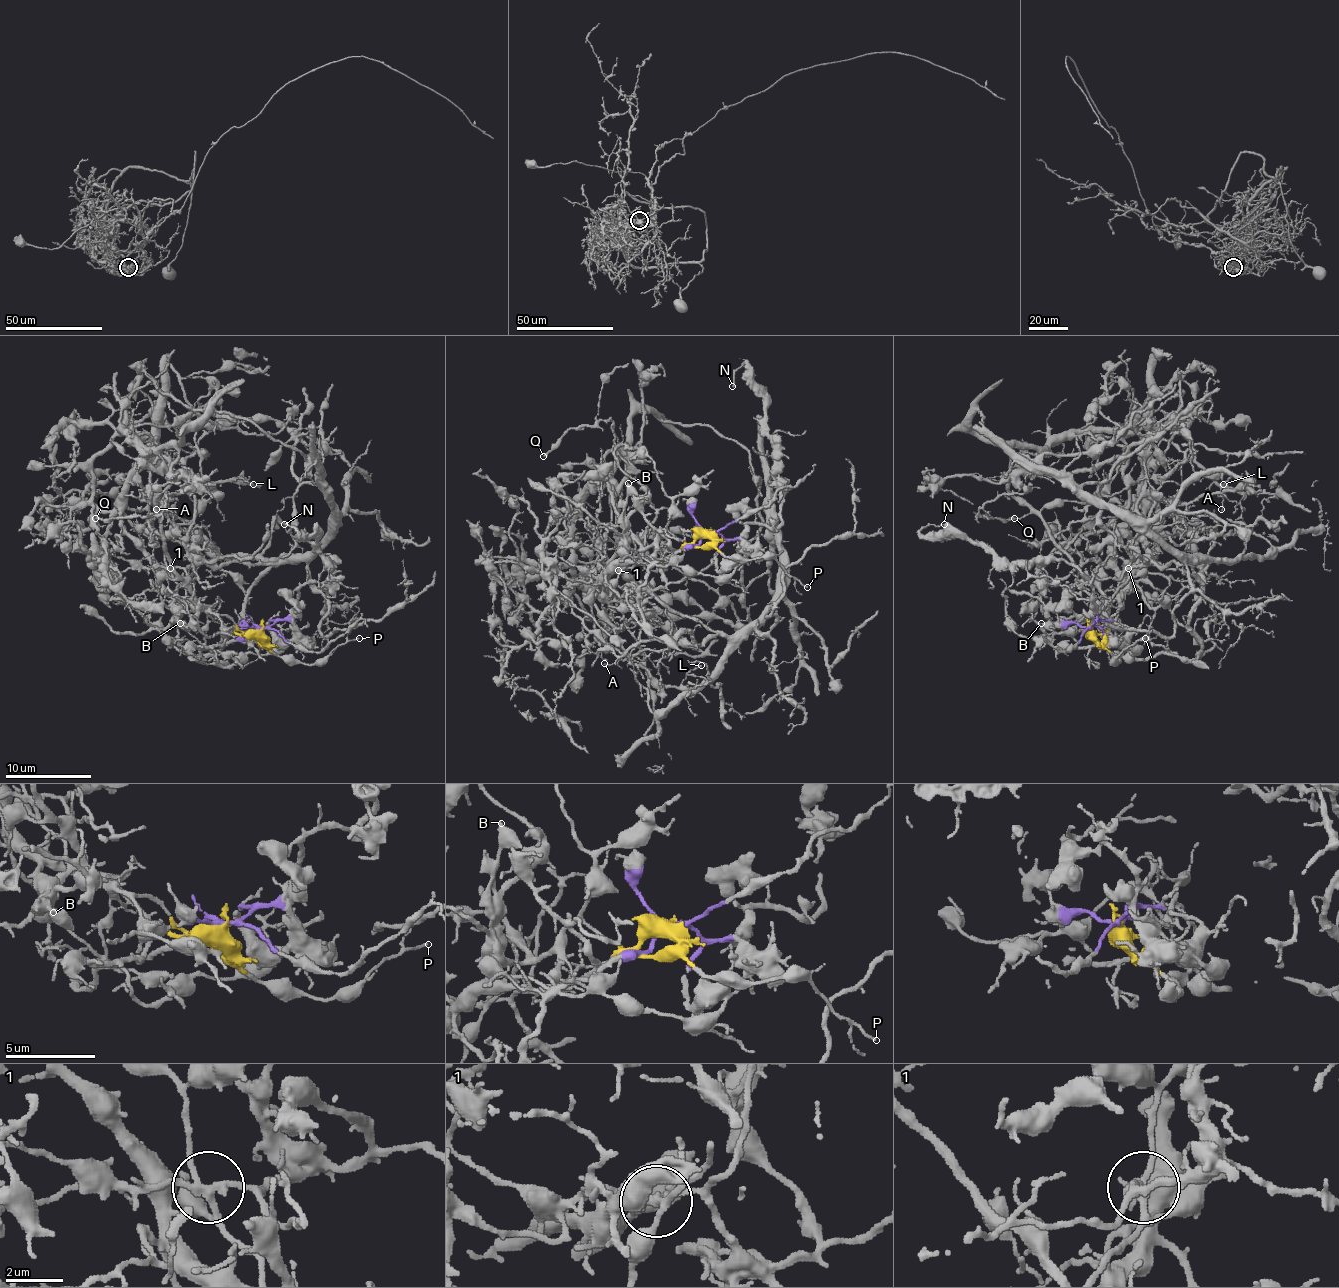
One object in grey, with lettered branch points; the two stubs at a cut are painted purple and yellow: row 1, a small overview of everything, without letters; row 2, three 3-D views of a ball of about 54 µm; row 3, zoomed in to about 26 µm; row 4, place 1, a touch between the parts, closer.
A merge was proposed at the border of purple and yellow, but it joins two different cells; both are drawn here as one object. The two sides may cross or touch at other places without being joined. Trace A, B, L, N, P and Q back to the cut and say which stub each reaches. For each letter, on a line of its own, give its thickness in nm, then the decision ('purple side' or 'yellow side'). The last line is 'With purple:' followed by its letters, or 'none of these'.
A: 130 nm thick; yellow side
B: 480 nm thick; yellow side
L: 130 nm thick; yellow side
N: 140 nm thick; purple side
P: 130 nm thick; yellow side
Q: 200 nm thick; yellow side
With purple: N

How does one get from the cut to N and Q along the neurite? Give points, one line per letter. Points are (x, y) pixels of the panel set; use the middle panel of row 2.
N: (708, 532), (742, 540), (751, 523), (774, 528), (781, 521), (774, 444), (744, 363), (731, 386)
Q: (708, 532), (689, 545), (661, 532), (644, 547), (622, 523), (605, 468), (614, 423), (571, 427), (543, 457)

